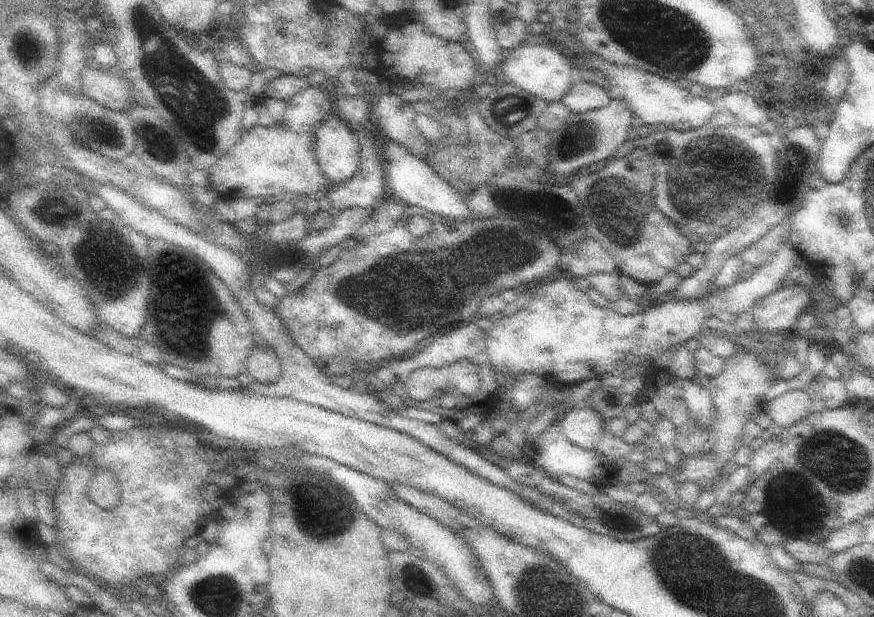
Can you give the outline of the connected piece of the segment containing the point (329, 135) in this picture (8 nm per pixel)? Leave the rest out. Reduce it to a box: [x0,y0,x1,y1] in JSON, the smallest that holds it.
[314,111,361,187]

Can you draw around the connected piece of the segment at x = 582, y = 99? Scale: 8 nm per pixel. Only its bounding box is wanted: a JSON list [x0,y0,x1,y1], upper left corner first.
[569,77,612,113]

